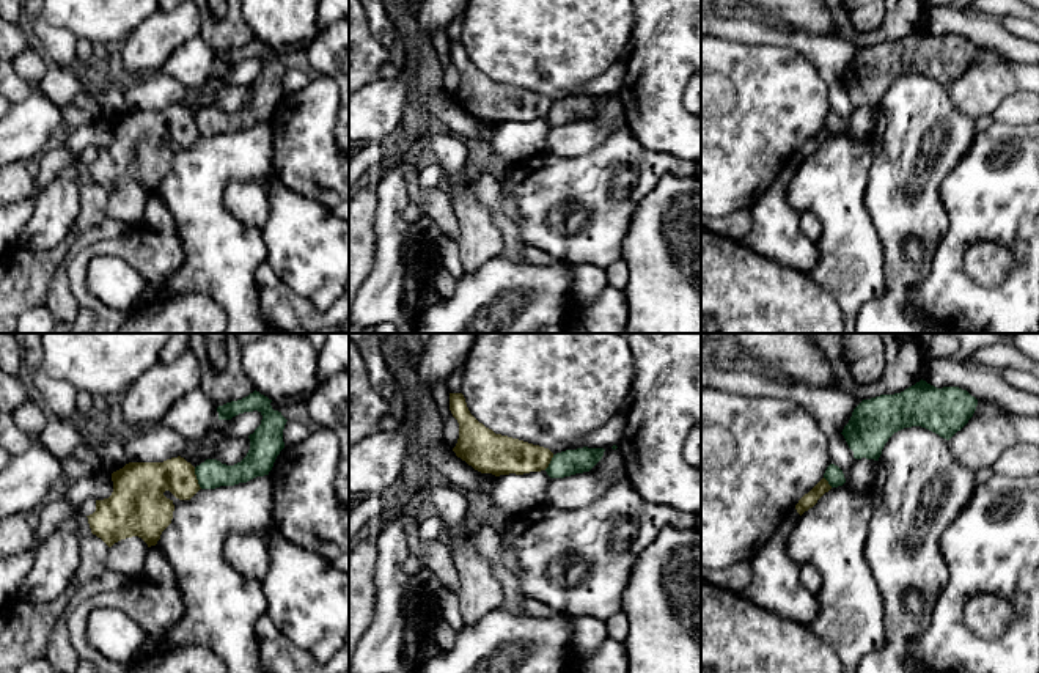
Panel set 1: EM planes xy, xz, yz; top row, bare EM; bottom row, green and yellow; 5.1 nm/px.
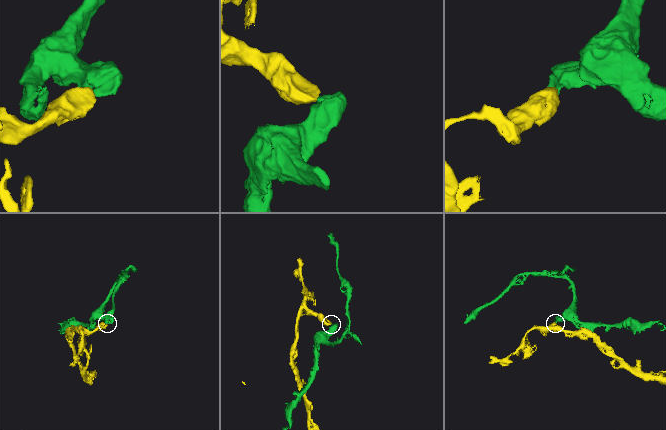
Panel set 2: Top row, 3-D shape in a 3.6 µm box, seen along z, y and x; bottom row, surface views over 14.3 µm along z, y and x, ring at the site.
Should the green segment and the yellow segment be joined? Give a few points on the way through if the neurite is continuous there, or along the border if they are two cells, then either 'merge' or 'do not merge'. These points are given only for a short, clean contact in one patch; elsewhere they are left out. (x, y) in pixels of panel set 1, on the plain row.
border xy (194, 115), (197, 131), (201, 136); do not merge

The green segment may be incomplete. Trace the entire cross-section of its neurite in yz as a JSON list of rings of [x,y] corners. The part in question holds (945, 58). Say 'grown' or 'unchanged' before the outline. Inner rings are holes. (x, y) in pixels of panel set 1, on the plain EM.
unchanged; [[[921,27],[901,41],[863,47],[841,82],[855,107],[879,108],[888,86],[904,75],[921,74],[949,88],[976,53],[978,47],[967,38],[937,36]]]

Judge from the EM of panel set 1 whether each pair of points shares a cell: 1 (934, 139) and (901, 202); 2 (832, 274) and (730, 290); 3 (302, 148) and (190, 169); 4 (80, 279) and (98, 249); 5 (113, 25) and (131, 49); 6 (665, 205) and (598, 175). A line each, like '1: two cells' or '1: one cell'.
1: one cell
2: two cells
3: two cells
4: one cell
5: two cells
6: two cells

